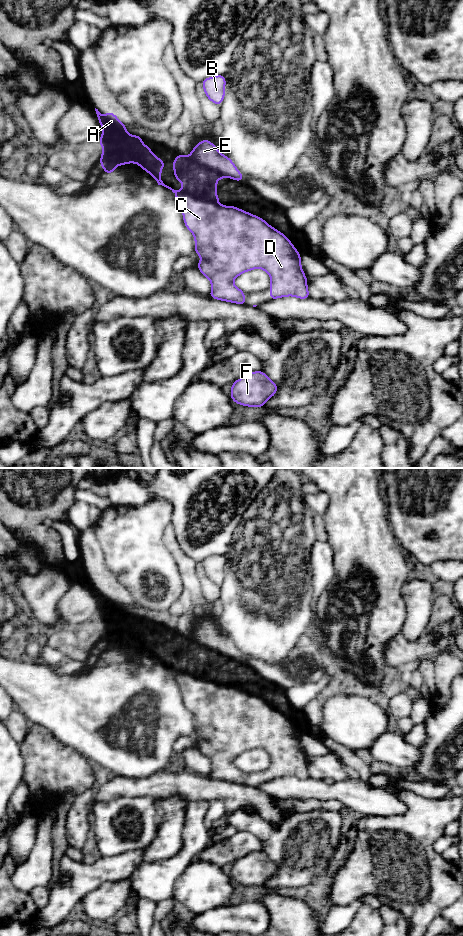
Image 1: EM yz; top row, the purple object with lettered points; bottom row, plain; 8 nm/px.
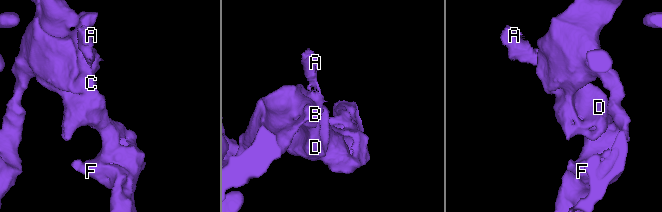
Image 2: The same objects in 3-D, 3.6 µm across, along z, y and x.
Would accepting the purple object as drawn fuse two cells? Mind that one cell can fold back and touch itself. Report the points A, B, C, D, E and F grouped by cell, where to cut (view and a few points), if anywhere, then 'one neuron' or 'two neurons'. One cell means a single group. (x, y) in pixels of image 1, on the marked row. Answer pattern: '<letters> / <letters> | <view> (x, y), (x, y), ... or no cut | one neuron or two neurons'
A / B C D E F | yz (176, 192), (188, 192), (194, 196), (216, 203) | two neurons

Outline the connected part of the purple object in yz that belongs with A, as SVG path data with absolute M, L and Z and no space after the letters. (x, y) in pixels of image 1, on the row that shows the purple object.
M95 108L95 111L99 125L104 128L100 135L99 145L103 147L103 153L99 162L106 174L114 172L117 165L137 163L157 181L158 185L170 189L173 193L180 192L163 183L161 171L167 163L153 155L150 147L143 144L140 135L129 134L125 129L127 125L123 124L114 113L107 112L103 116L98 109Z

